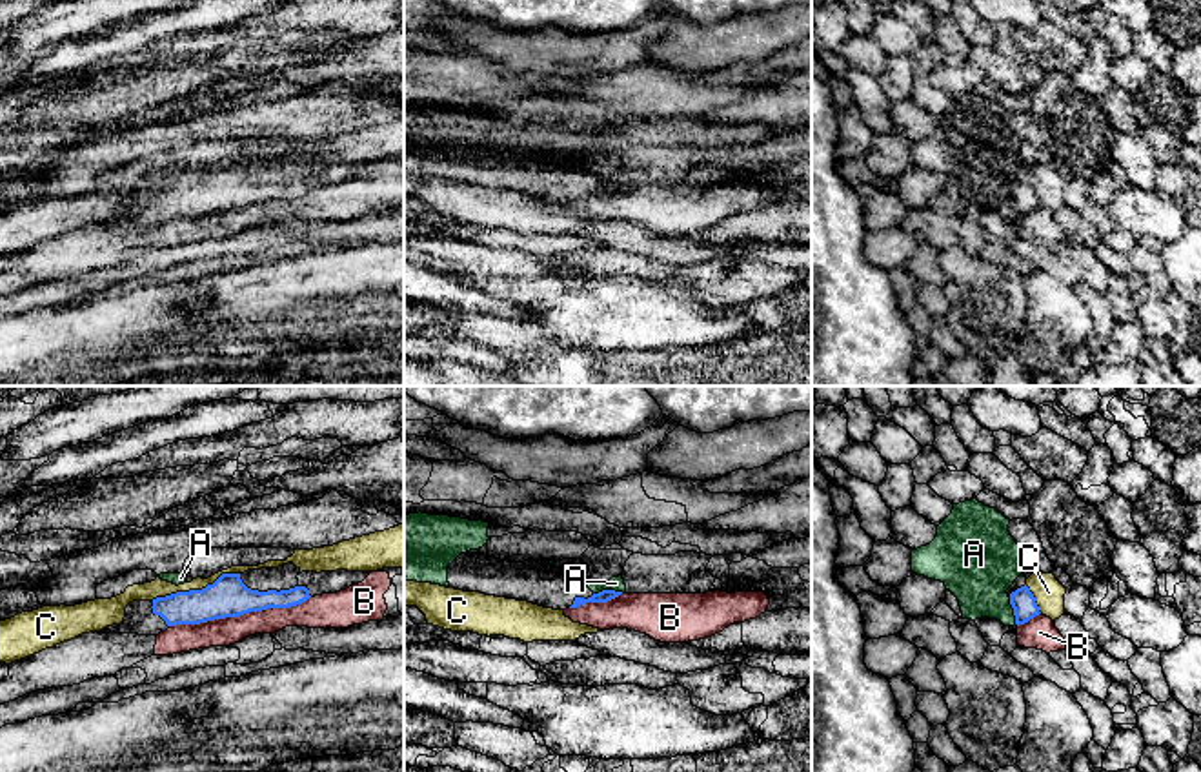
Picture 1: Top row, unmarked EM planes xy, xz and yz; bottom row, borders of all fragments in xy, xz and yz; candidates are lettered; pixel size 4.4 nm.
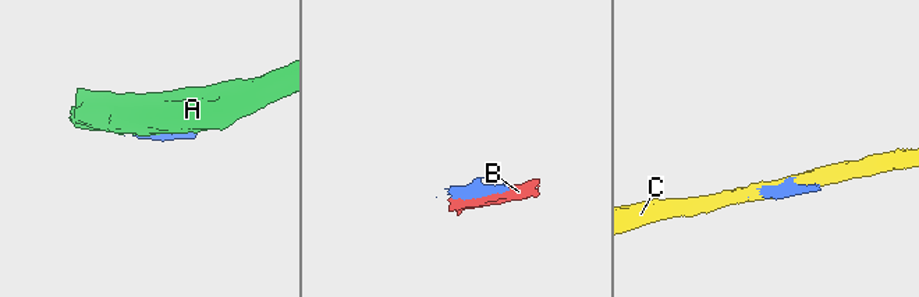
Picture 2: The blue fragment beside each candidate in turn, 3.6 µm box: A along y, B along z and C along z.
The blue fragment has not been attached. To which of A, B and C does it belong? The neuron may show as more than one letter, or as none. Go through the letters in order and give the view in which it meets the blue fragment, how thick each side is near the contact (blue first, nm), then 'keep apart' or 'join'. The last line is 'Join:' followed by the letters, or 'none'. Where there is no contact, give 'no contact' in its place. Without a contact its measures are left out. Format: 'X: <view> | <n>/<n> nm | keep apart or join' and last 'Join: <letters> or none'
A: xz | 60/60 nm | keep apart
B: xy | 180/130 nm | keep apart
C: xy | 180/80 nm | keep apart
Join: none

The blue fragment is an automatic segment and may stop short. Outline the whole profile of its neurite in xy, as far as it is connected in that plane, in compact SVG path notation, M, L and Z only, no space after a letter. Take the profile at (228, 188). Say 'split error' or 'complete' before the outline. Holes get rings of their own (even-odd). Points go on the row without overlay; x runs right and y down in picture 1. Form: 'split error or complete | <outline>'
split error | M293 155L278 160L222 166L202 182L177 184L153 193L133 193L120 217L104 226L158 228L175 217L200 217L267 200L297 198L309 189L337 186L362 175L371 164L302 164Z

